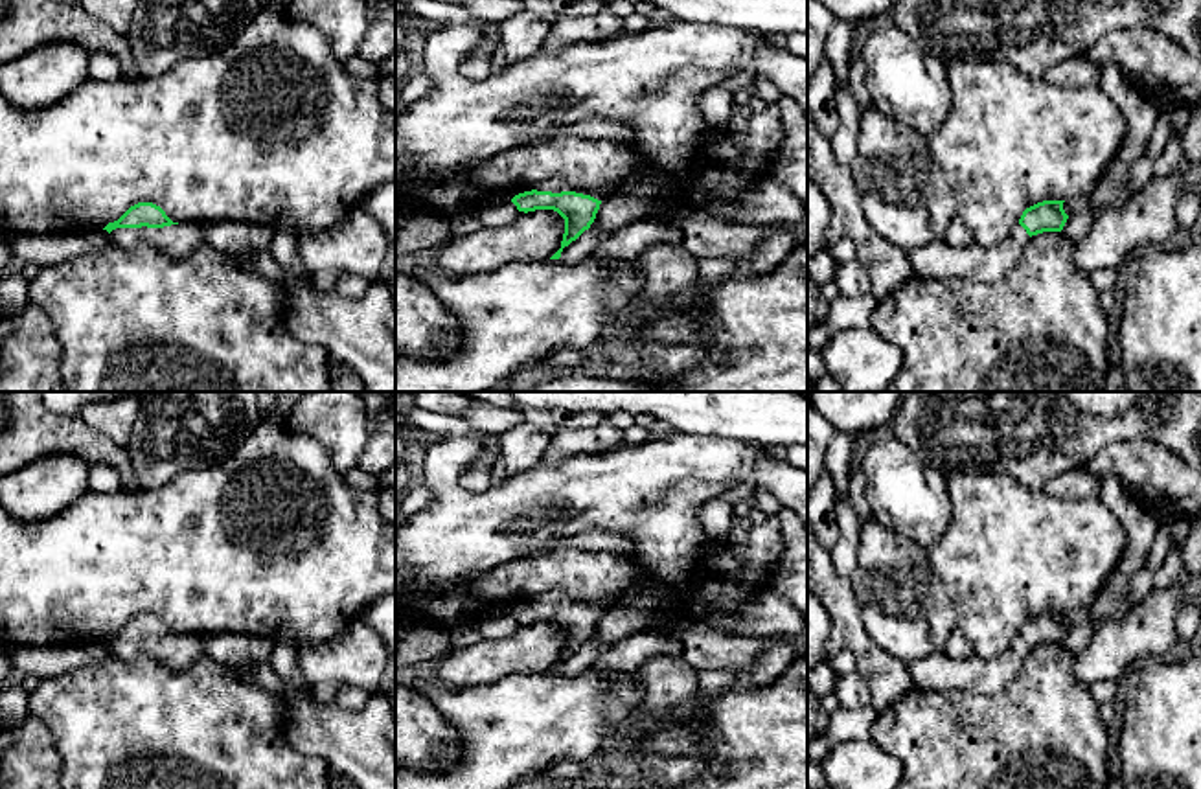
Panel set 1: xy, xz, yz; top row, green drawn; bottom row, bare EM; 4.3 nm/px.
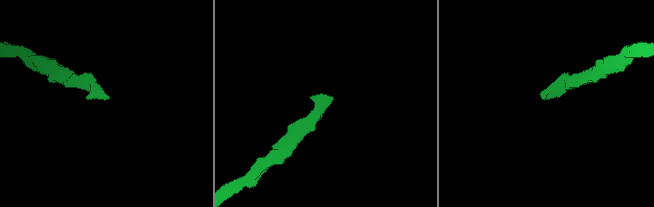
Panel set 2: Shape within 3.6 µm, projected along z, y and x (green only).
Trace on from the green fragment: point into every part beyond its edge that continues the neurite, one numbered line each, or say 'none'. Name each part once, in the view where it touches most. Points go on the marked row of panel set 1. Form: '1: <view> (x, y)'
1: xy (181, 240)

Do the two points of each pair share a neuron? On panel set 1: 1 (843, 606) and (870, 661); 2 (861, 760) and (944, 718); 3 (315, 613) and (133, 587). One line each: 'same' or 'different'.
1: same
2: different
3: same

